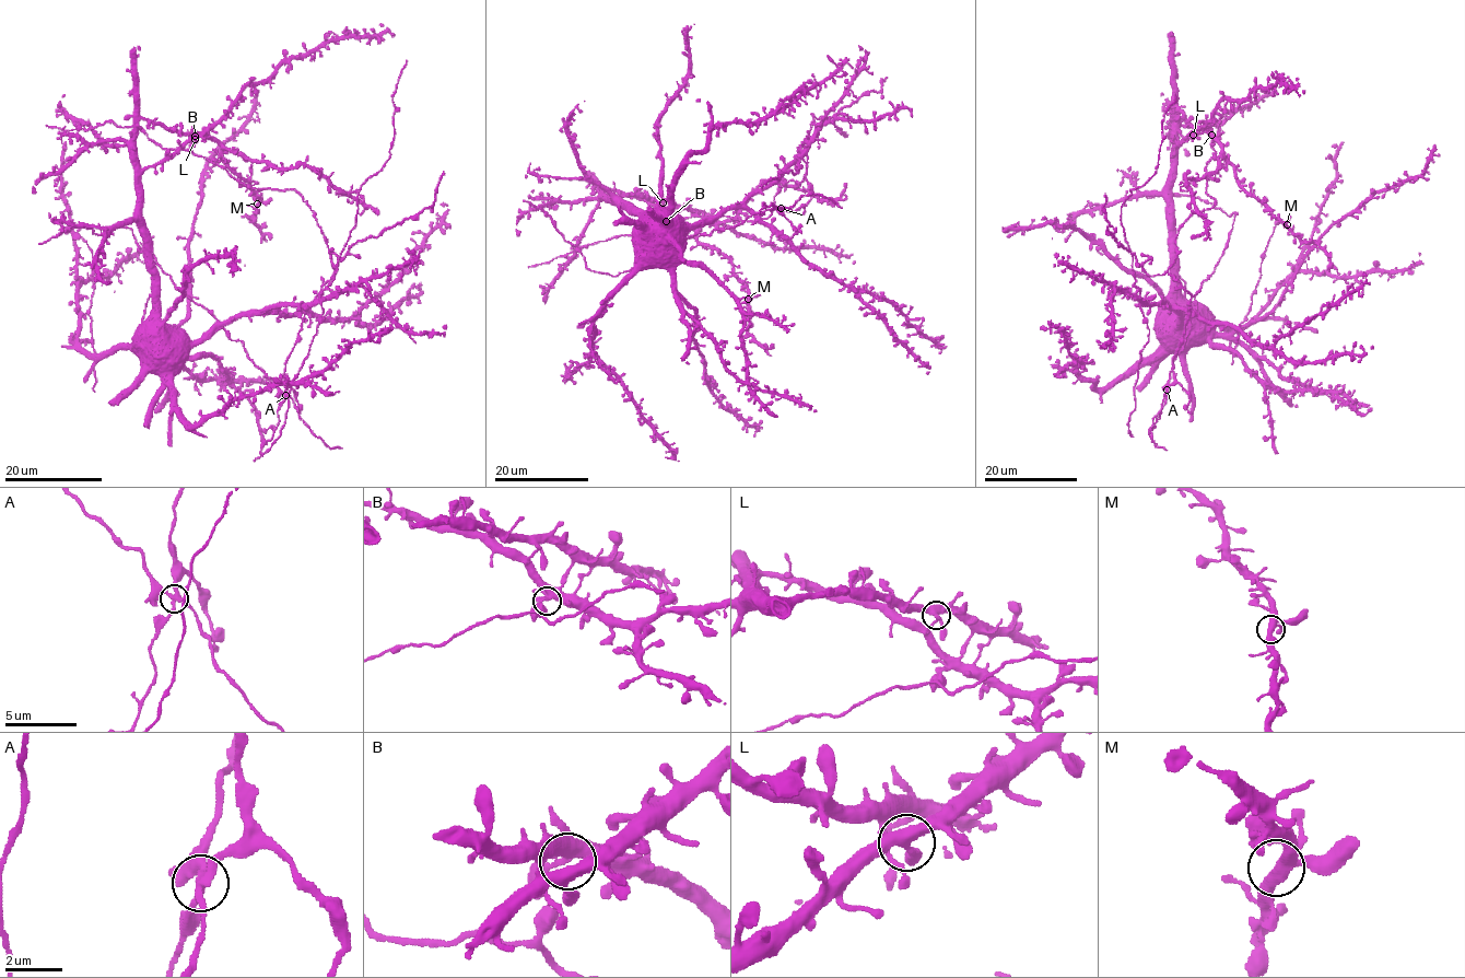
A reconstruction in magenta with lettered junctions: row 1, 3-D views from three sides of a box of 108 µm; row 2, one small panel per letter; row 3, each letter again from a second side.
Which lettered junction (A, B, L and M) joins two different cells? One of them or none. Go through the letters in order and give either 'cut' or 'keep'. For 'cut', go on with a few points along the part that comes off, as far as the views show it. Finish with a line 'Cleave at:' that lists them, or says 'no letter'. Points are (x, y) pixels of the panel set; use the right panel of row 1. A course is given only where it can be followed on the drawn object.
A: cut | (1167, 389), (1172, 362), (1188, 334), (1194, 297), (1214, 269), (1238, 213), (1229, 216), (1193, 197), (1146, 197)
B: keep
L: keep
M: keep
Cleave at: A

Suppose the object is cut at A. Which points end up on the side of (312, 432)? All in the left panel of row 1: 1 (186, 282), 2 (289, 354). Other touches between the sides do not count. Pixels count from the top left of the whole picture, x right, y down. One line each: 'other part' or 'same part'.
1: other part
2: other part

